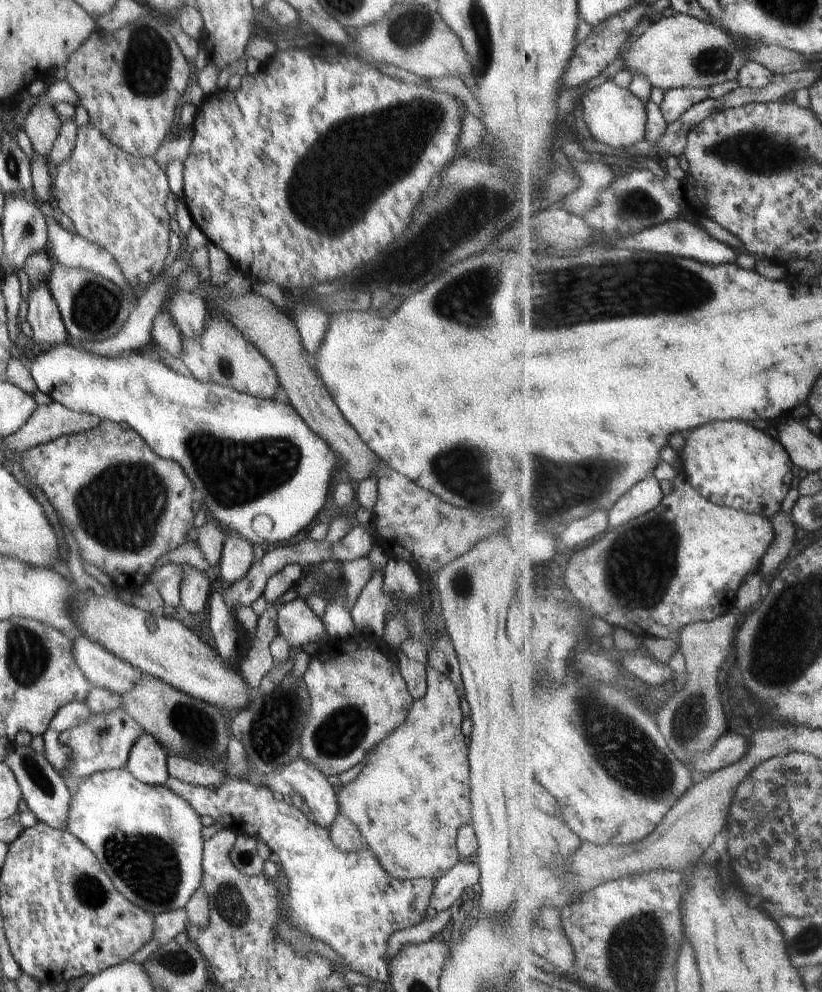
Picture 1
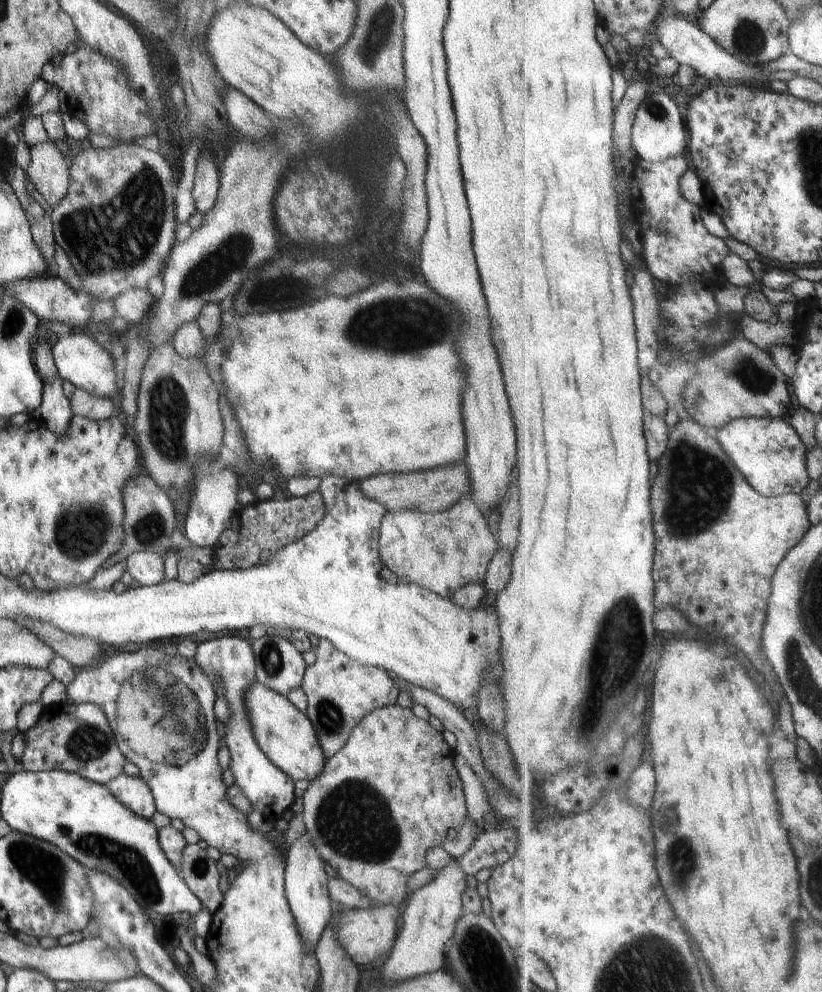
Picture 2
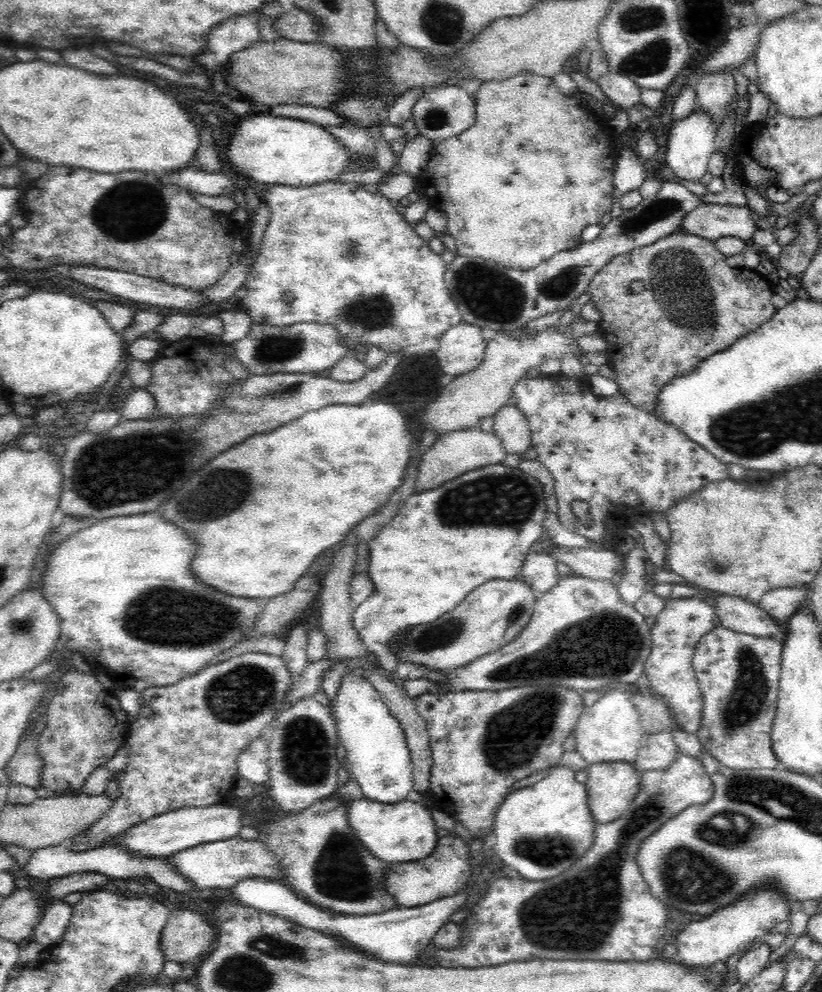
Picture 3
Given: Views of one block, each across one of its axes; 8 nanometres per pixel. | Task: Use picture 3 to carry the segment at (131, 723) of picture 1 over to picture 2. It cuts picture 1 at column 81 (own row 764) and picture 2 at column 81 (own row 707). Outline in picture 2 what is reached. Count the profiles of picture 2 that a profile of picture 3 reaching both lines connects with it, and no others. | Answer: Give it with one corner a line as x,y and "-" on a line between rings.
80,703
44,707
36,726
24,733
26,748
20,761
25,771
66,771
82,778
108,784
120,776
128,762
120,752
113,729
97,704

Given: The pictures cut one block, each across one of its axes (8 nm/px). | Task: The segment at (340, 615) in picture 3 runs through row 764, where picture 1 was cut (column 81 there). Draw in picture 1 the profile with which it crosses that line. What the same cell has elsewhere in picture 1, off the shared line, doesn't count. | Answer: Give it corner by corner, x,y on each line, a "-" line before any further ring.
53,401
49,405
38,405
23,428
2,439
4,447
23,453
29,448
49,443
59,436
88,432
99,425
99,416
79,413

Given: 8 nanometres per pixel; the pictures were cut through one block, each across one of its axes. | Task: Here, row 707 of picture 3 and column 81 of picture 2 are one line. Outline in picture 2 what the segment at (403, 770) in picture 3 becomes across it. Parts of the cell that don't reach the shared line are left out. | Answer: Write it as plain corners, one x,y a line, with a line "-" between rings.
73,331
68,336
58,337
52,345
53,359
59,376
72,382
76,388
83,388
96,398
114,398
120,396
114,360
110,352
99,345
88,331

